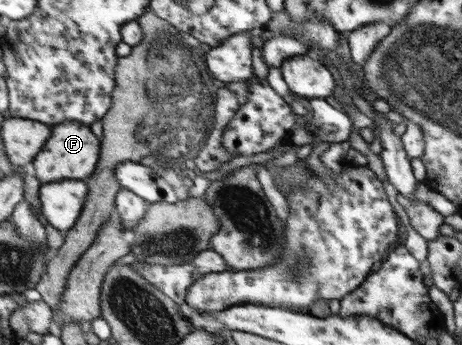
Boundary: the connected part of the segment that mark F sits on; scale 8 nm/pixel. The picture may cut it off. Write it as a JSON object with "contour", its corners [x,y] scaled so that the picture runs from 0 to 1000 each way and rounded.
{"contour":[[[171,348],[119,362],[113,377],[115,406],[106,406],[106,429],[95,429],[69,478],[69,493],[89,530],[108,533],[145,519],[197,516],[210,496],[210,484],[216,481],[223,426],[219,400],[197,377],[195,365],[175,359]]]}

